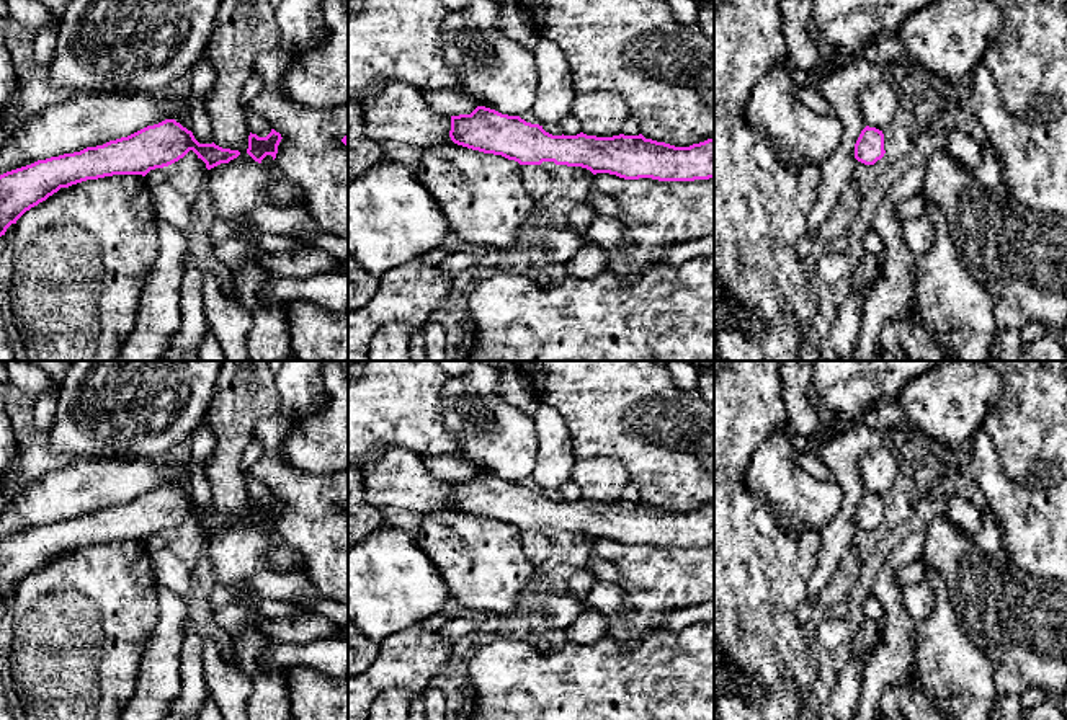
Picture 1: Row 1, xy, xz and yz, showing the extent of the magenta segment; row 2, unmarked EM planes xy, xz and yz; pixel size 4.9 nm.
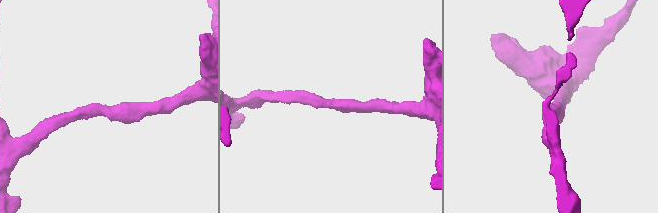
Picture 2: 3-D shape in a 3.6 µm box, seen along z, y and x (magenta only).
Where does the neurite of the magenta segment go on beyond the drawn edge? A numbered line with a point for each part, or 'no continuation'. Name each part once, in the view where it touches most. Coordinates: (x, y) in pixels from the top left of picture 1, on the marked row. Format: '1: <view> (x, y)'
no continuation

